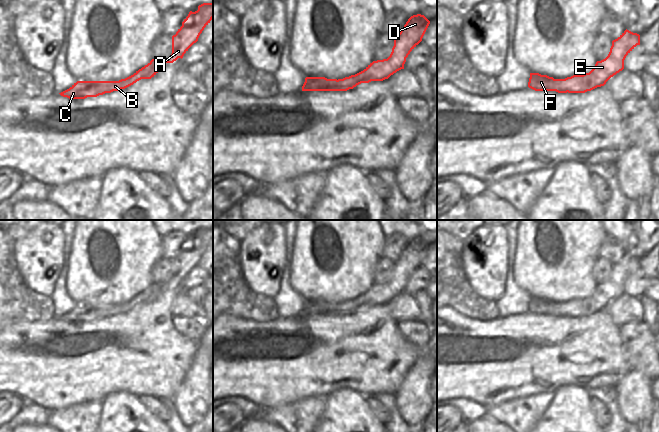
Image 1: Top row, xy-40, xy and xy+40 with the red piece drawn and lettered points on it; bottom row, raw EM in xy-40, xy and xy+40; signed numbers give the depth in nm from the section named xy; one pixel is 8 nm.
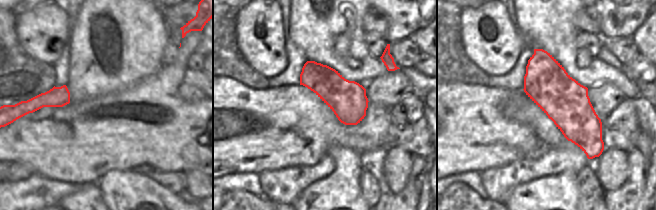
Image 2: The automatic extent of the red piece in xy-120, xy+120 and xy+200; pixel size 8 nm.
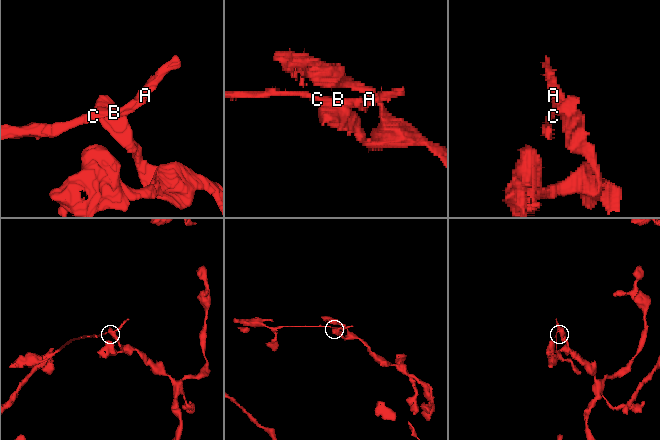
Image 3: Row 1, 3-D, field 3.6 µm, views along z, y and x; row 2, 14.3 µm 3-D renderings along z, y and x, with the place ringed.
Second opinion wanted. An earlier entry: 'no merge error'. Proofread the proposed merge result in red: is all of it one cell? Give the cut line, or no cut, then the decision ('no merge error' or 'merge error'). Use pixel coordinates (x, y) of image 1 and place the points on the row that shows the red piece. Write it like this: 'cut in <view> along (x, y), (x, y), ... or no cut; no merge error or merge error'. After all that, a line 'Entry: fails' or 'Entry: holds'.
cut in xy along (337, 80), (334, 86), (314, 88), (305, 81); merge error
Entry: fails

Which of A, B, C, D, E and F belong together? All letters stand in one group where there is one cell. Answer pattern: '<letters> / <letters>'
A B C D E / F

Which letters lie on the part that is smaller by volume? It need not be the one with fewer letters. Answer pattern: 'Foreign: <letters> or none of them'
Foreign: A, B, C, D, E

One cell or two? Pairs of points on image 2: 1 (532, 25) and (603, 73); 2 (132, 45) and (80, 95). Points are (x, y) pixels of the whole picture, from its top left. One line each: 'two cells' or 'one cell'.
1: one cell
2: one cell

